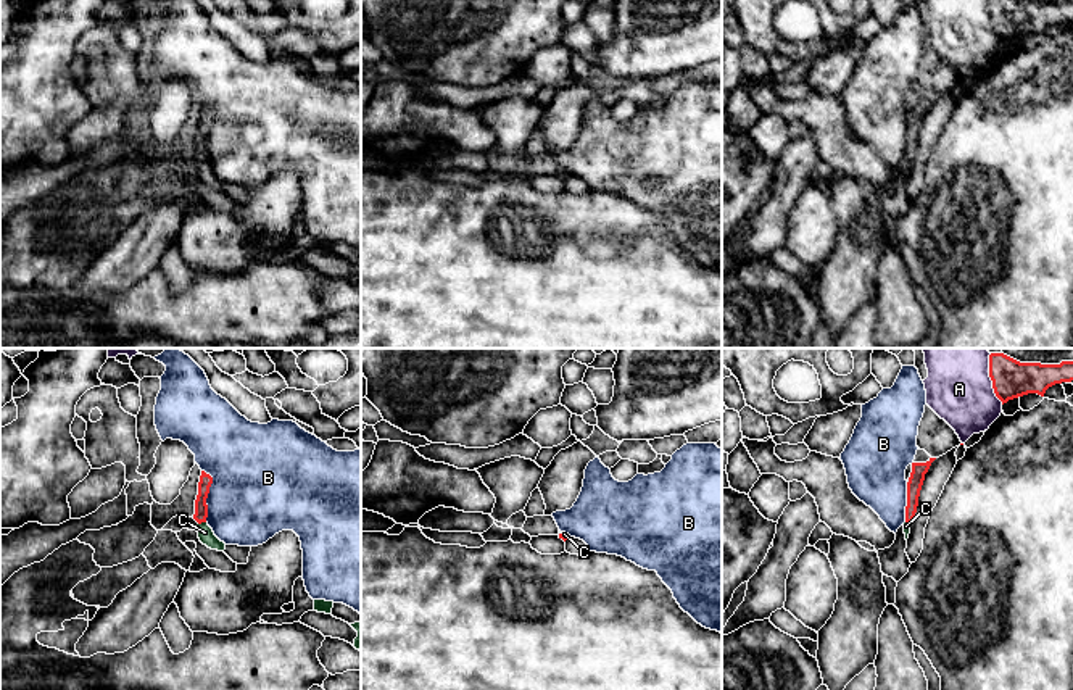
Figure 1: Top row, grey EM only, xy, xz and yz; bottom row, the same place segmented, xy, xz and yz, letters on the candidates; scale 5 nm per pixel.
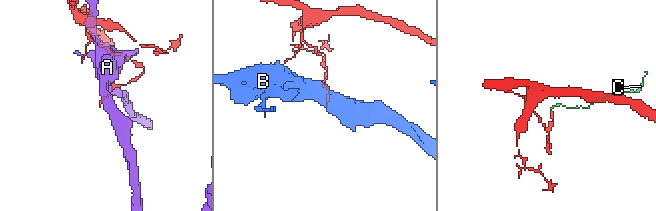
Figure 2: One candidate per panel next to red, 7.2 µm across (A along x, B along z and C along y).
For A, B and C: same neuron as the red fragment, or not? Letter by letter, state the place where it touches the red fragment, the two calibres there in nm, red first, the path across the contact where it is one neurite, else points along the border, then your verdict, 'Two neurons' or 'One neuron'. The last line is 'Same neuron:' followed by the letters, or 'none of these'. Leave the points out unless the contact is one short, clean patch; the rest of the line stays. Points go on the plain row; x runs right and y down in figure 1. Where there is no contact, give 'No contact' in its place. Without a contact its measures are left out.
A: Touches red at yz (993, 21). Thickness 190 nm (red) against 320 nm. Two neurons
B: Touches red at xy (207, 134). Thickness 70 nm (red) against 460 nm. Boundary: xy (202, 108), (211, 116), (205, 160). Two neurons
C: Touches red at xy (202, 160). Thickness 70 nm (red) against 80 nm. Path across: xy (205, 121), (202, 160), (205, 171). One neuron
Same neuron: C

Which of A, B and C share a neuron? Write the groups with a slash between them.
A / B / C

